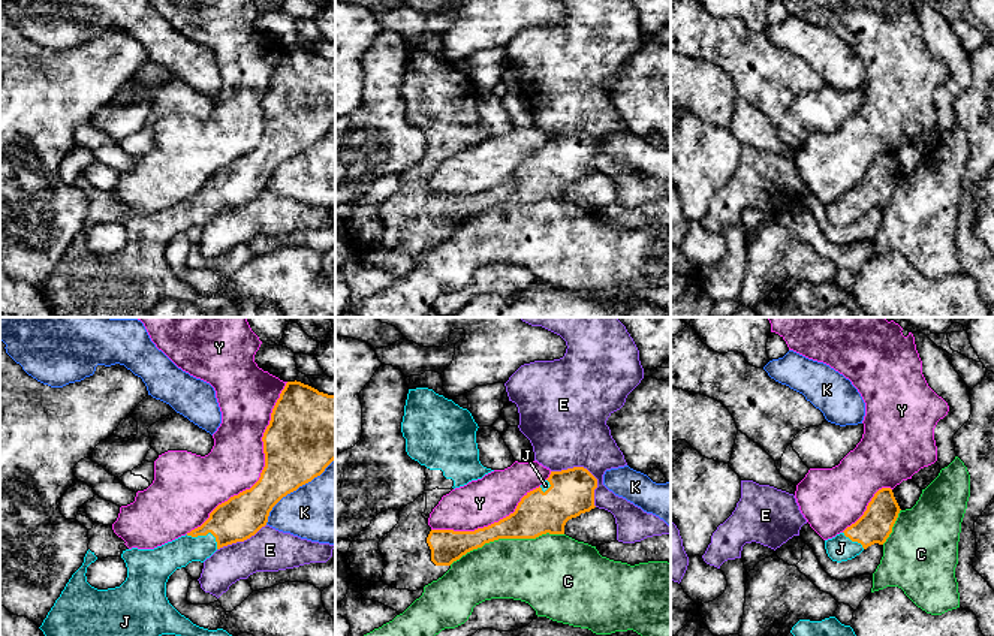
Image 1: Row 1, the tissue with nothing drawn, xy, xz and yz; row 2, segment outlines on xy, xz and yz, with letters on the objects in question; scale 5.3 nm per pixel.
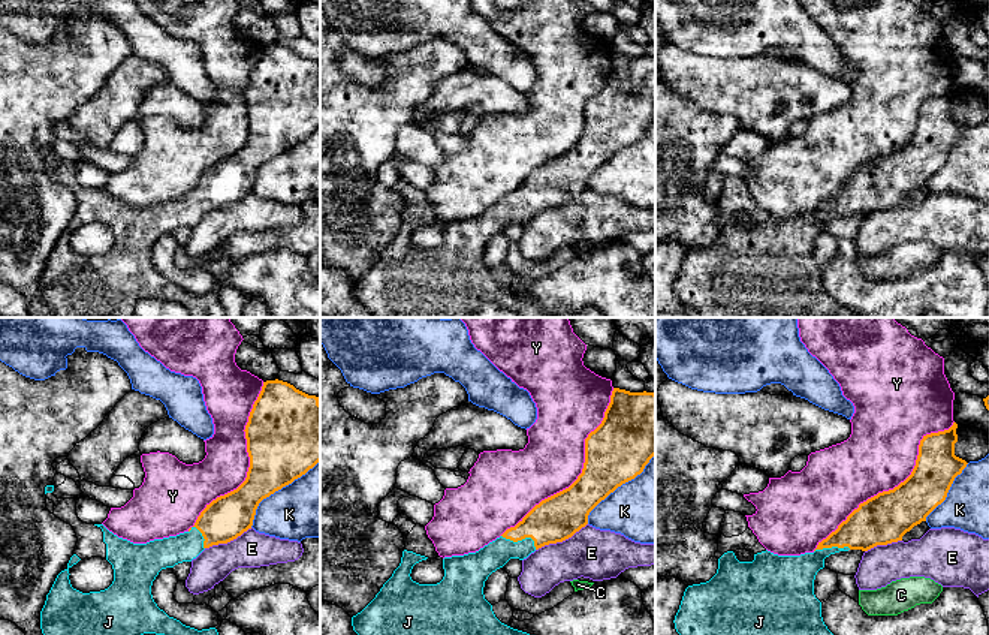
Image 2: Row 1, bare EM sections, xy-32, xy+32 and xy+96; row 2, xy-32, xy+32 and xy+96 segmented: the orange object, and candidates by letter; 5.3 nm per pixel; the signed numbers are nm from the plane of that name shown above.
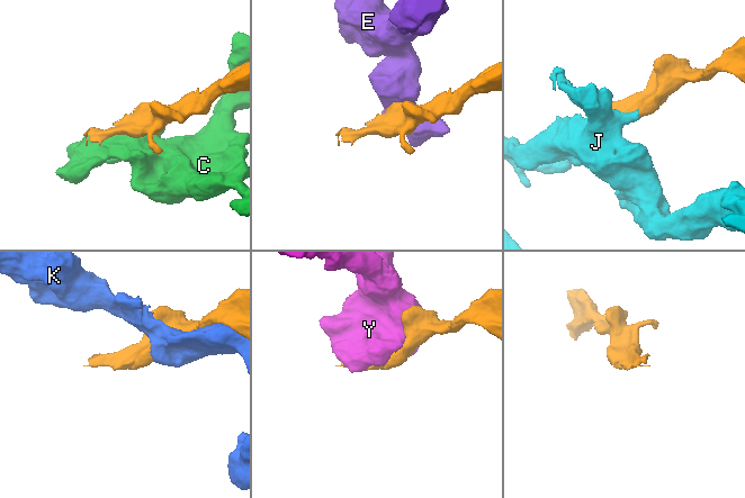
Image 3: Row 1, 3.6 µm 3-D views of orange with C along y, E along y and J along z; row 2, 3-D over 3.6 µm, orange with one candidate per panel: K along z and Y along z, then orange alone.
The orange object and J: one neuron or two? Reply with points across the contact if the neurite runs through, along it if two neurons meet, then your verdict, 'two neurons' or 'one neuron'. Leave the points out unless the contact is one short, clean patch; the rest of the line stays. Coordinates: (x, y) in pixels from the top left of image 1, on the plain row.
across xy (241, 181), (217, 196), (205, 199), (193, 211), (166, 223) | one neuron

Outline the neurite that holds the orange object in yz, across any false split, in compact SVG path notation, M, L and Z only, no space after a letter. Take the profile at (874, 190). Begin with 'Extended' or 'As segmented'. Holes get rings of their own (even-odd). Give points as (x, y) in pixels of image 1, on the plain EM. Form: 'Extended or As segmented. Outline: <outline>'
Extended. Outline: M879 154L855 189L825 205L828 221L841 227L855 223L874 208L883 210L892 198L900 175L892 154Z

